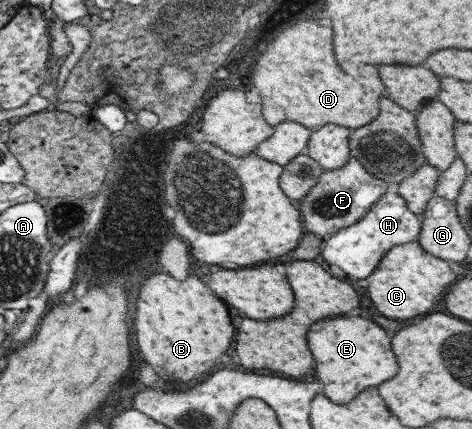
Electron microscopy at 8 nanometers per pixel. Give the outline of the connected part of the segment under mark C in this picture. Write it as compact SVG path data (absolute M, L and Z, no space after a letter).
M417 242L390 248L380 259L379 266L368 276L368 298L382 316L395 320L410 320L434 312L448 288L456 284L456 274L444 259L424 251Z

